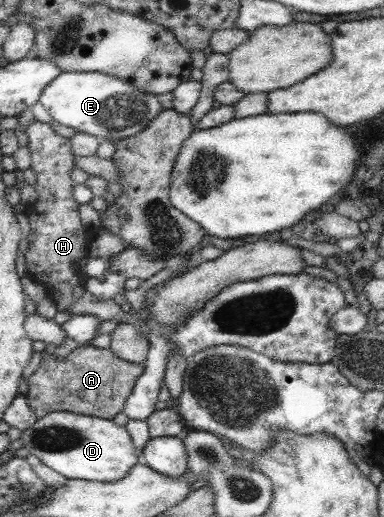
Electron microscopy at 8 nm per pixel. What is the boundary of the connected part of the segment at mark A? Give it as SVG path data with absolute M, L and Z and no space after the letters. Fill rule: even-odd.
M93 343L78 345L62 359L42 351L40 365L26 380L28 390L24 397L37 419L54 411L68 411L112 420L123 410L145 366L143 362L122 360L109 348L99 348Z

